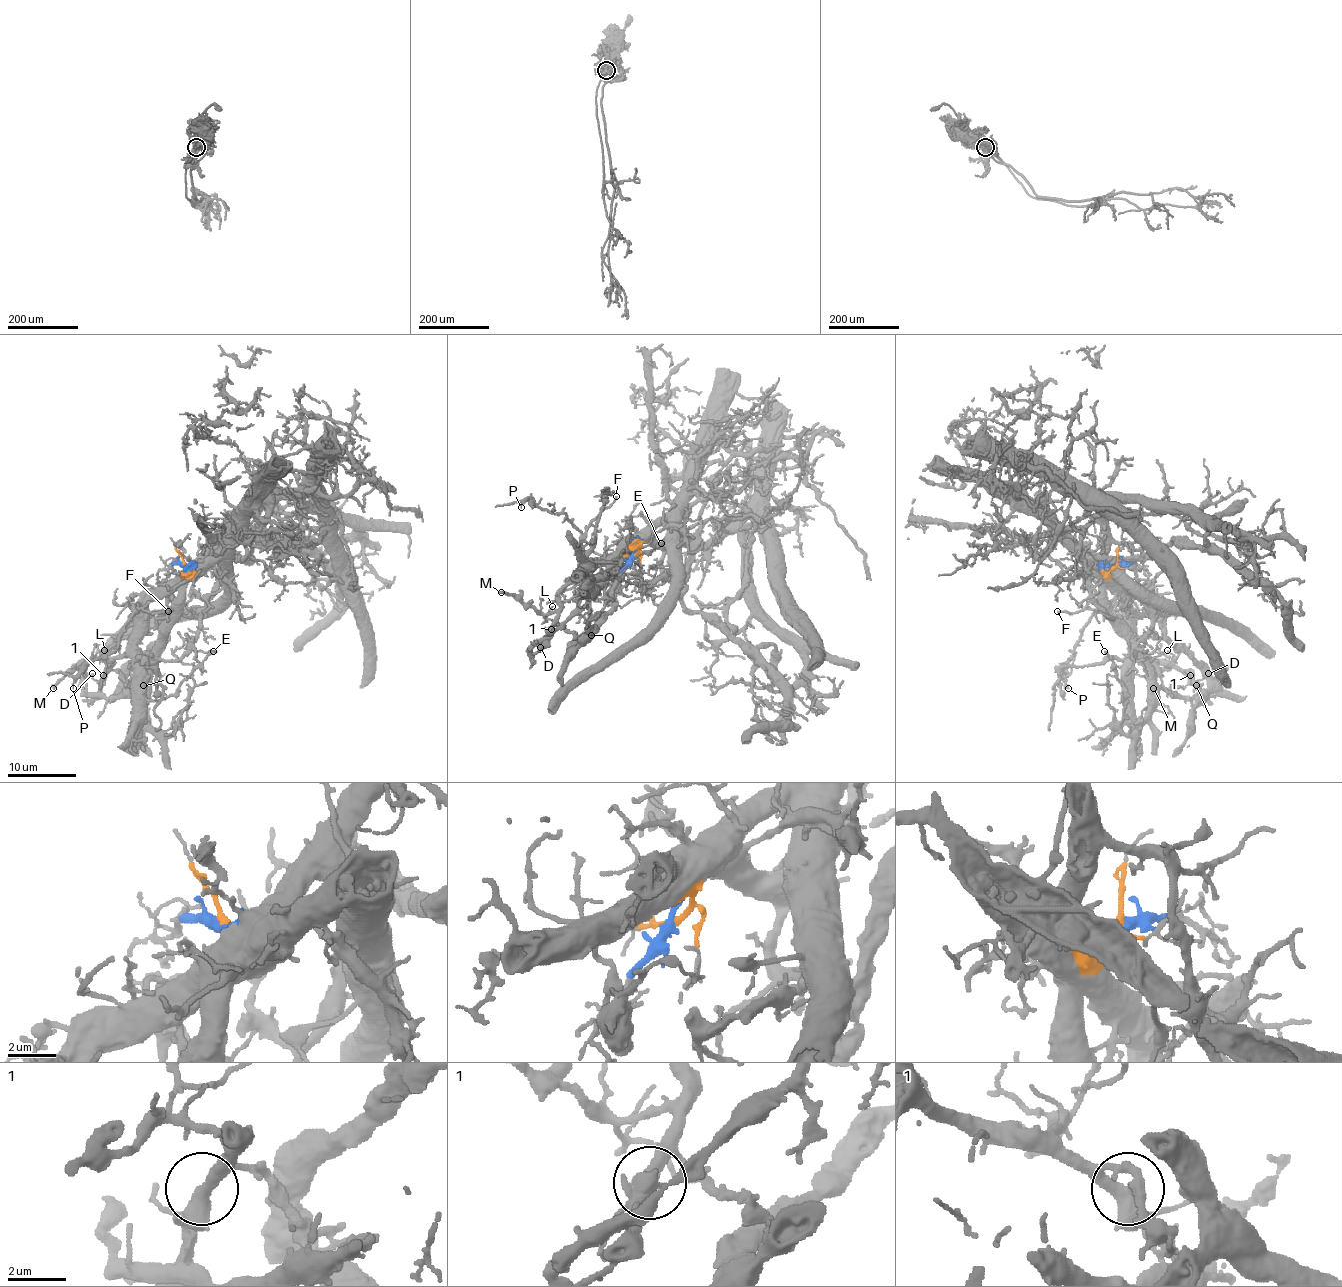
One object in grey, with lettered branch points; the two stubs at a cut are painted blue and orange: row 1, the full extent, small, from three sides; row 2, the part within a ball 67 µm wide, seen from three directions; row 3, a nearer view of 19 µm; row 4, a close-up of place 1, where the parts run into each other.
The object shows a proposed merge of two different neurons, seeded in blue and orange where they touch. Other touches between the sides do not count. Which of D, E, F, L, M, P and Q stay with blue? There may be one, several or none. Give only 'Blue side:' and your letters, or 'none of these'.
Blue side: none of these

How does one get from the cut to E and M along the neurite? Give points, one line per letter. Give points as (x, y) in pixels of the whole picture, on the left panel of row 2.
E: (184, 565), (187, 572), (148, 603), (144, 633), (136, 646), (144, 695), (162, 701), (174, 694), (213, 651)
M: (184, 565), (187, 572), (179, 573), (139, 616), (129, 647), (112, 661), (91, 659), (76, 666), (53, 688)

